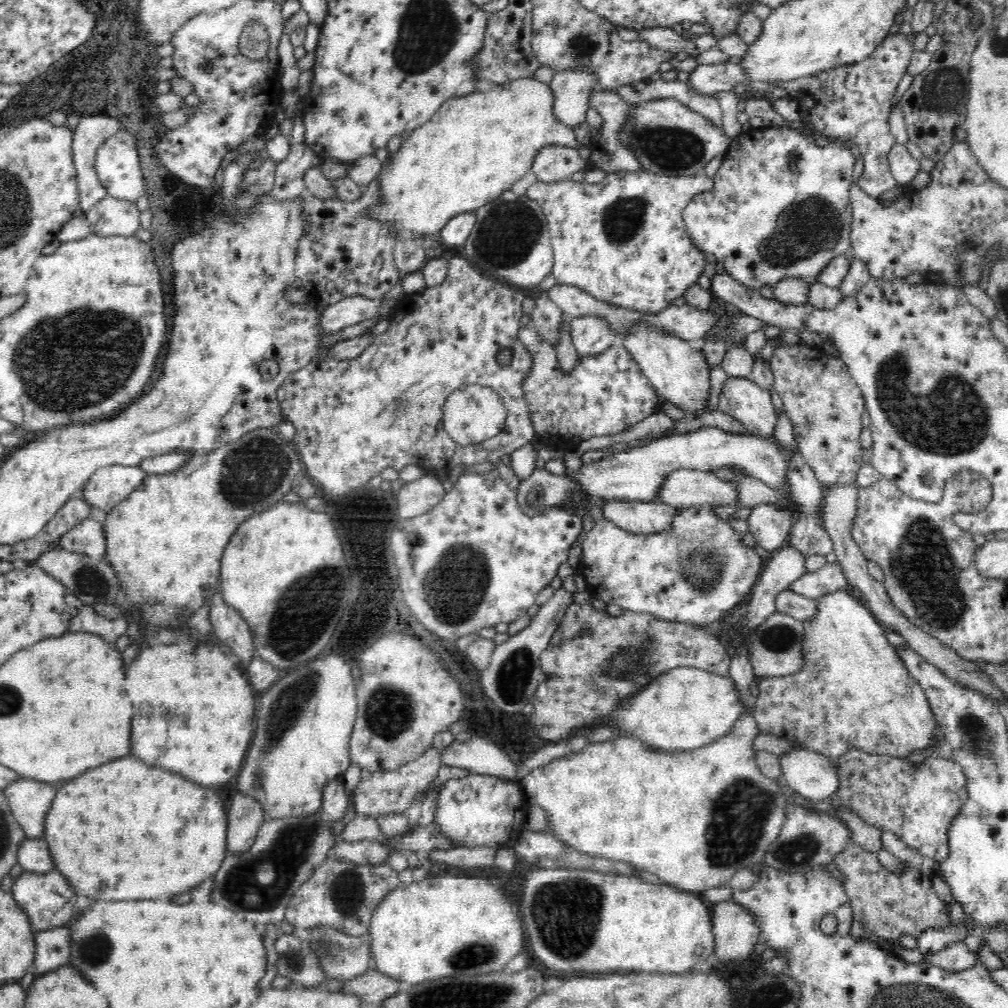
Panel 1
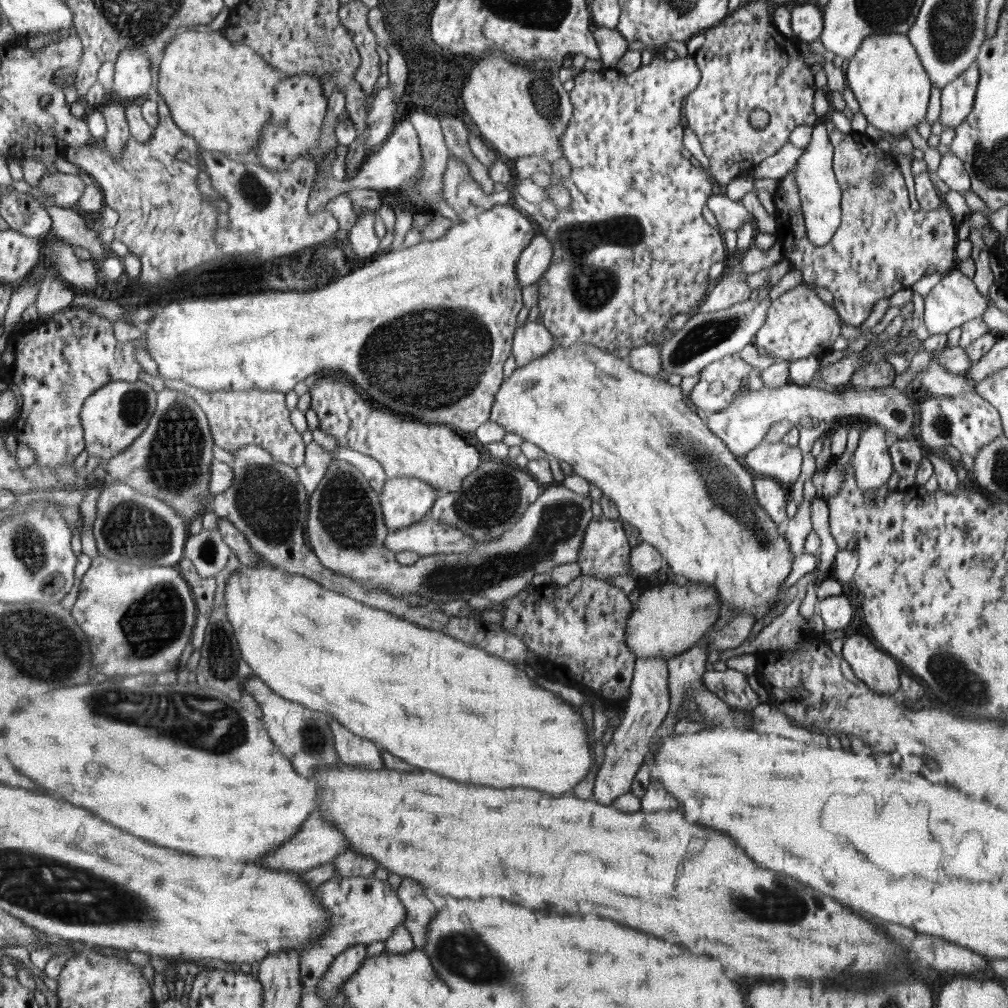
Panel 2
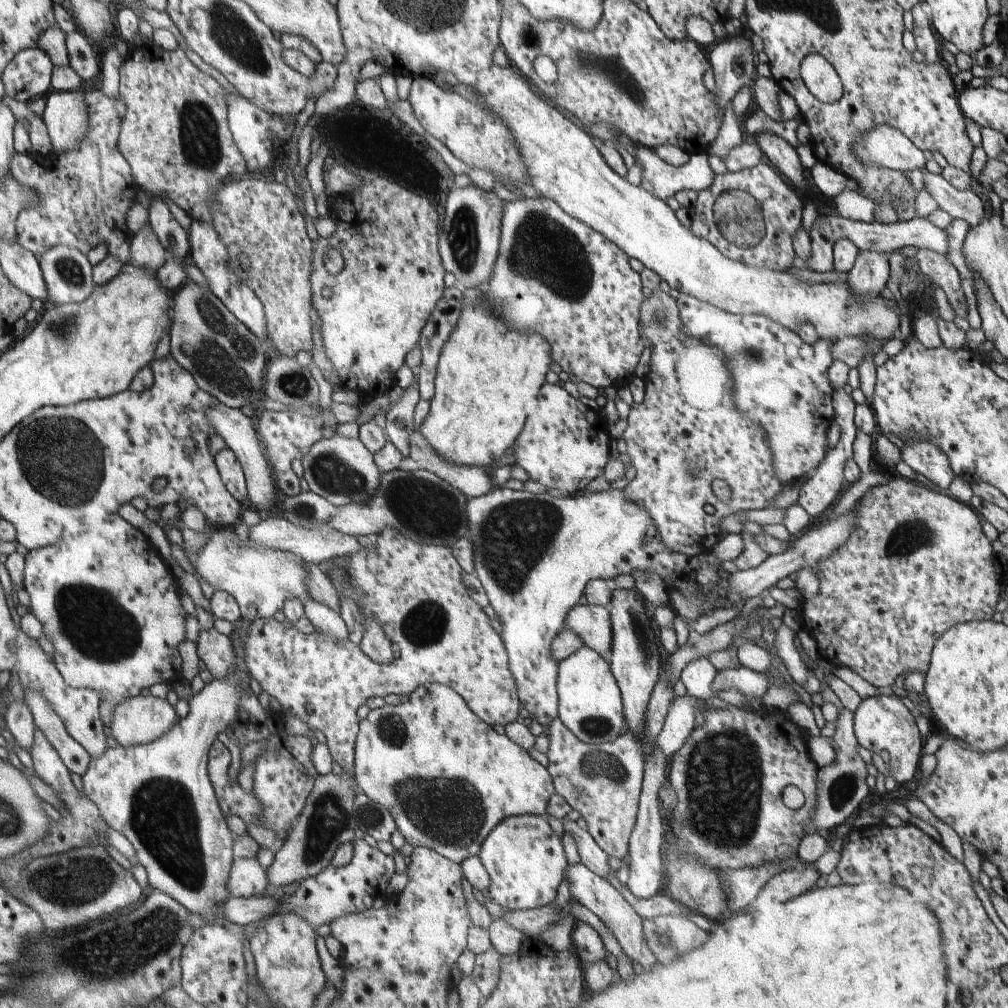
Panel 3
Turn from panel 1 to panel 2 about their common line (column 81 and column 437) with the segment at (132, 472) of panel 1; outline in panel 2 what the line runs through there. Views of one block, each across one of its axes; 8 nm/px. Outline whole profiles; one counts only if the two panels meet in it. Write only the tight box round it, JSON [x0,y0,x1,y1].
[379,477,439,531]

